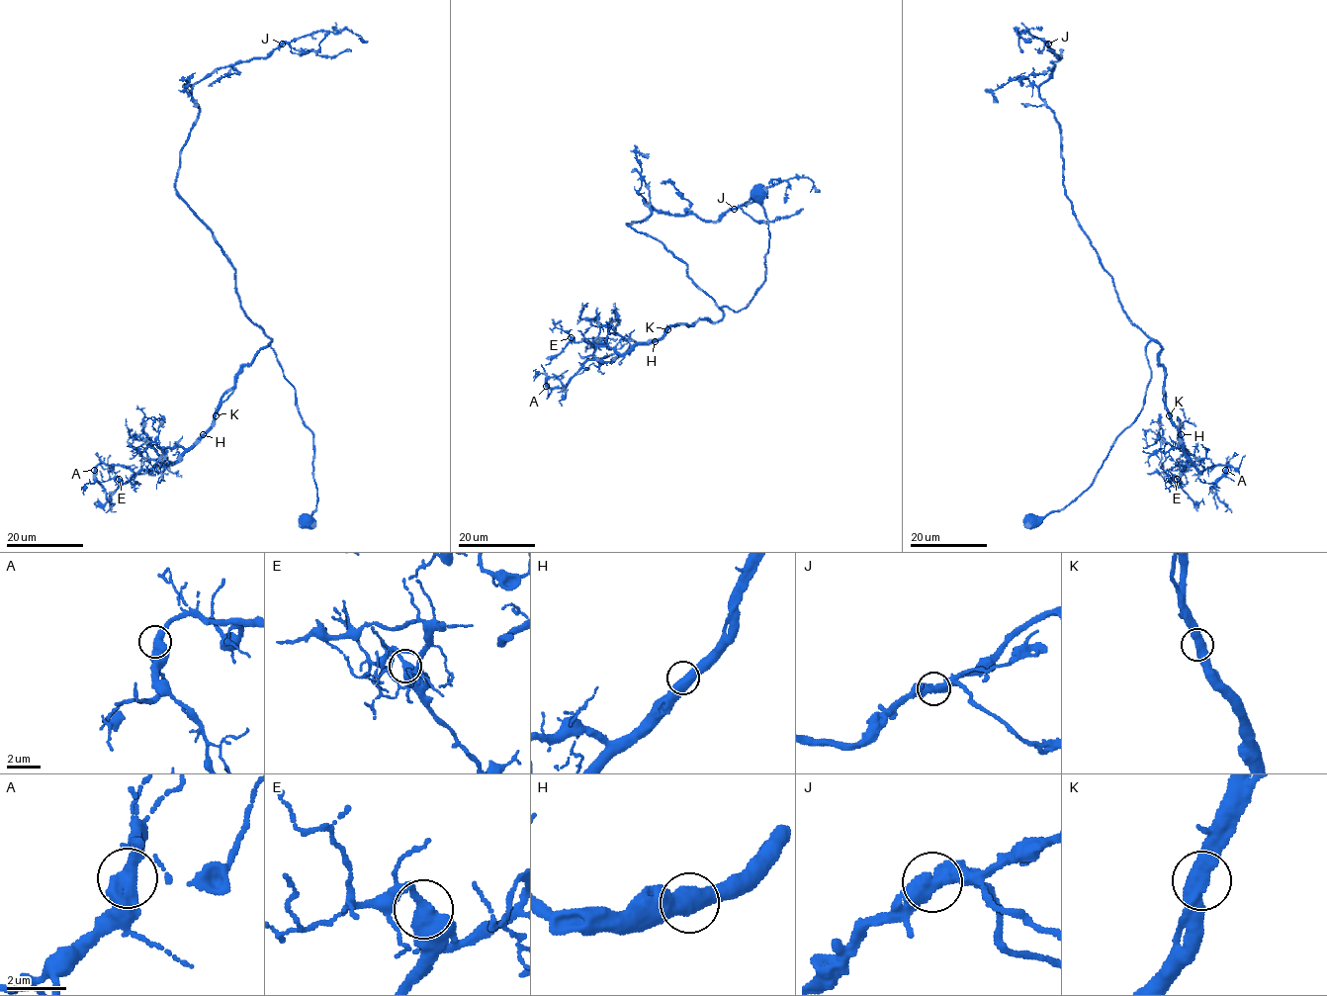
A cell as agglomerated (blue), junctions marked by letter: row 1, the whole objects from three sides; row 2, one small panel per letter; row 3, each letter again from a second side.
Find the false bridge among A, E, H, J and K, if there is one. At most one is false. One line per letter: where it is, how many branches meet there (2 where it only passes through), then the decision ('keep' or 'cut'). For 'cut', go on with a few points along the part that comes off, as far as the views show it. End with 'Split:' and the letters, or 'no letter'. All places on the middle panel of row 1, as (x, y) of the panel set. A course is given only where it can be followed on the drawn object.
A: place (546, 386); branches 2; keep
E: place (571, 337); branches 2; keep
H: place (655, 341); branches 2; keep
J: place (734, 209); branches 2; keep
K: place (667, 329); branches 2; keep
Split: no letter

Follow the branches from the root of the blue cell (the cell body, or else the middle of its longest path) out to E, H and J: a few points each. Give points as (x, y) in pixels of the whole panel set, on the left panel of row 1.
E: (307, 520), (317, 499), (313, 436), (272, 340), (241, 368), (215, 422), (185, 452), (123, 484), (119, 479)
H: (307, 520), (317, 499), (313, 436), (296, 406), (295, 388), (272, 340), (241, 368), (236, 388), (203, 434)
J: (307, 520), (317, 499), (313, 436), (241, 305), (230, 259), (175, 188), (199, 112), (192, 87), (282, 44)

